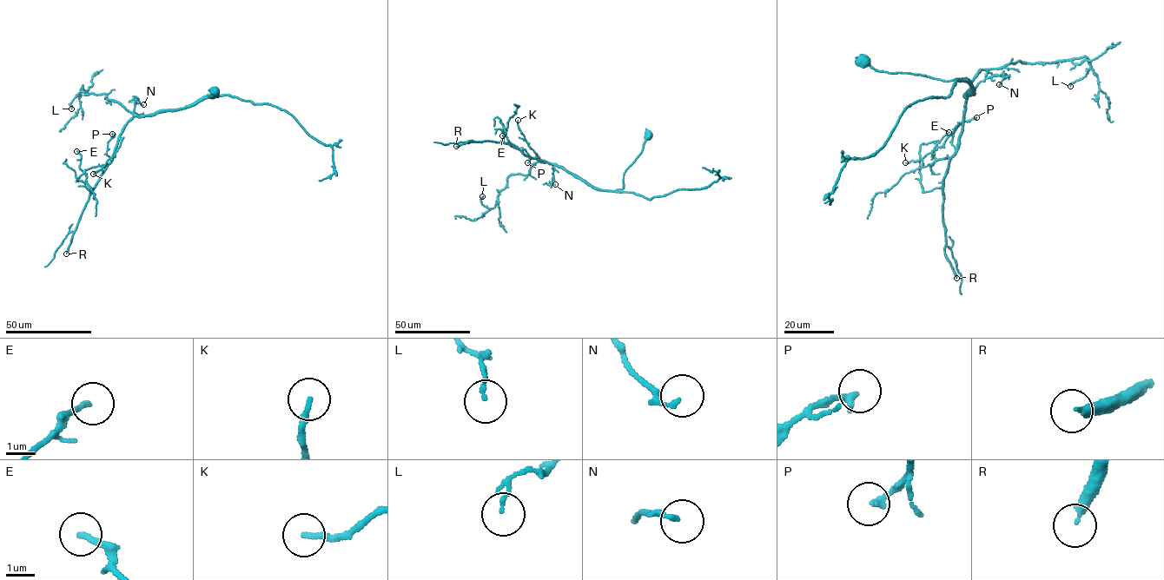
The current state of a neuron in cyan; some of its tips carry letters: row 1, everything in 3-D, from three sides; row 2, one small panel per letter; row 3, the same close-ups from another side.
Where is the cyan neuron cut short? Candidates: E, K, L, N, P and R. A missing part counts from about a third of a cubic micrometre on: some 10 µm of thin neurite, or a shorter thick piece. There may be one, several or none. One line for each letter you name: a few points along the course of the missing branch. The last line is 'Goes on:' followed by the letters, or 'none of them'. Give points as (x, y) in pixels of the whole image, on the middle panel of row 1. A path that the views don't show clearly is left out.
Goes on: R

